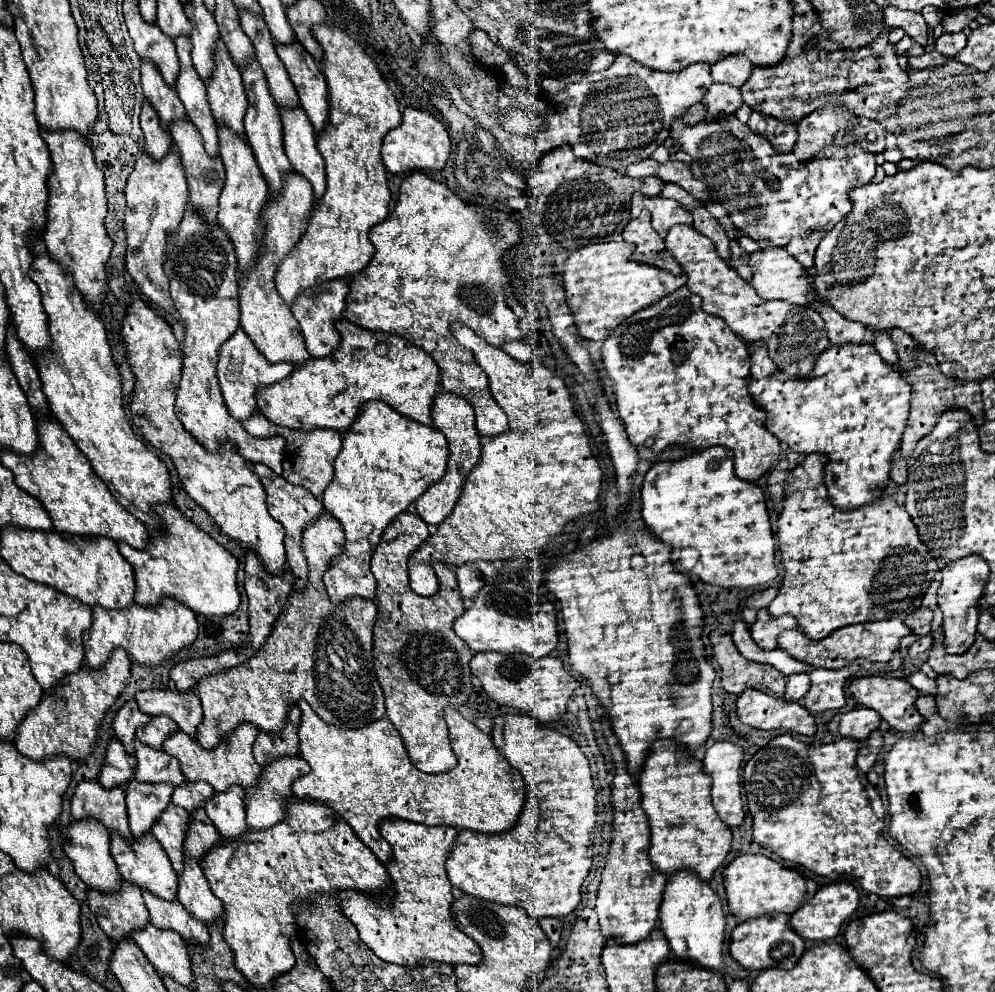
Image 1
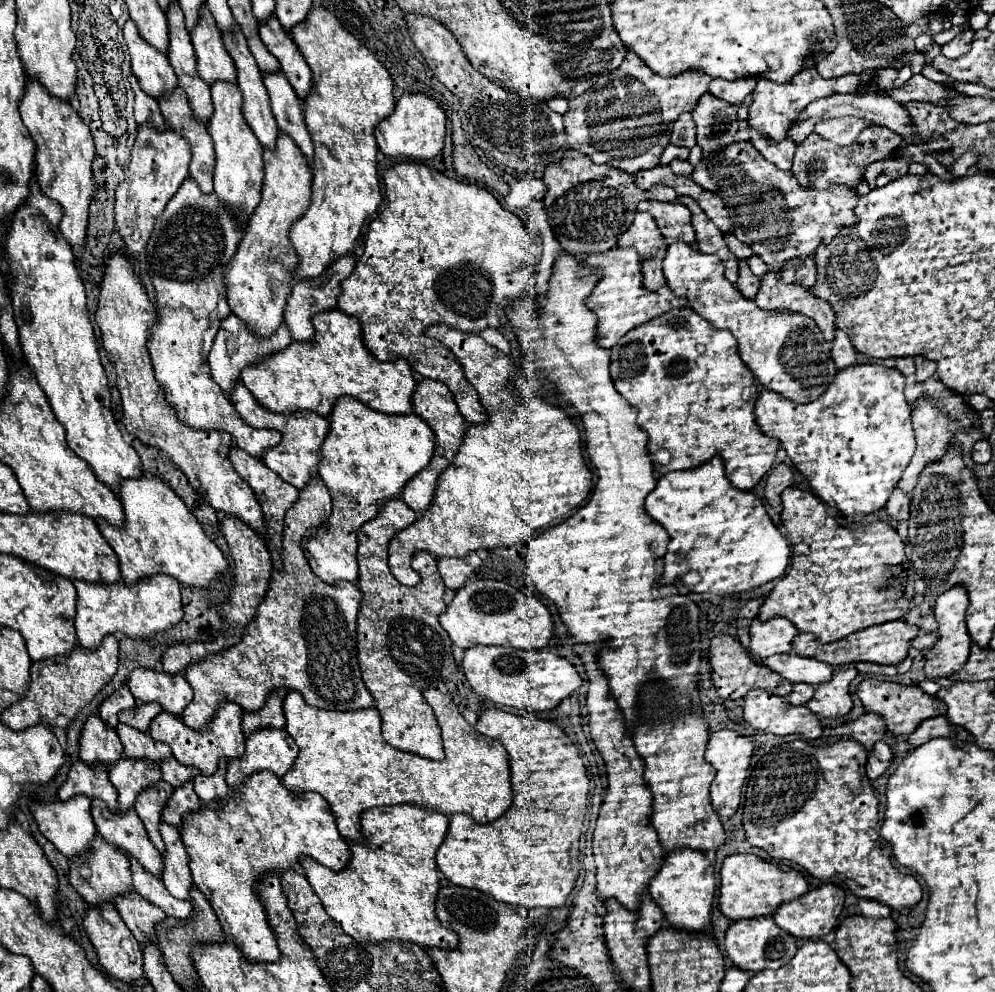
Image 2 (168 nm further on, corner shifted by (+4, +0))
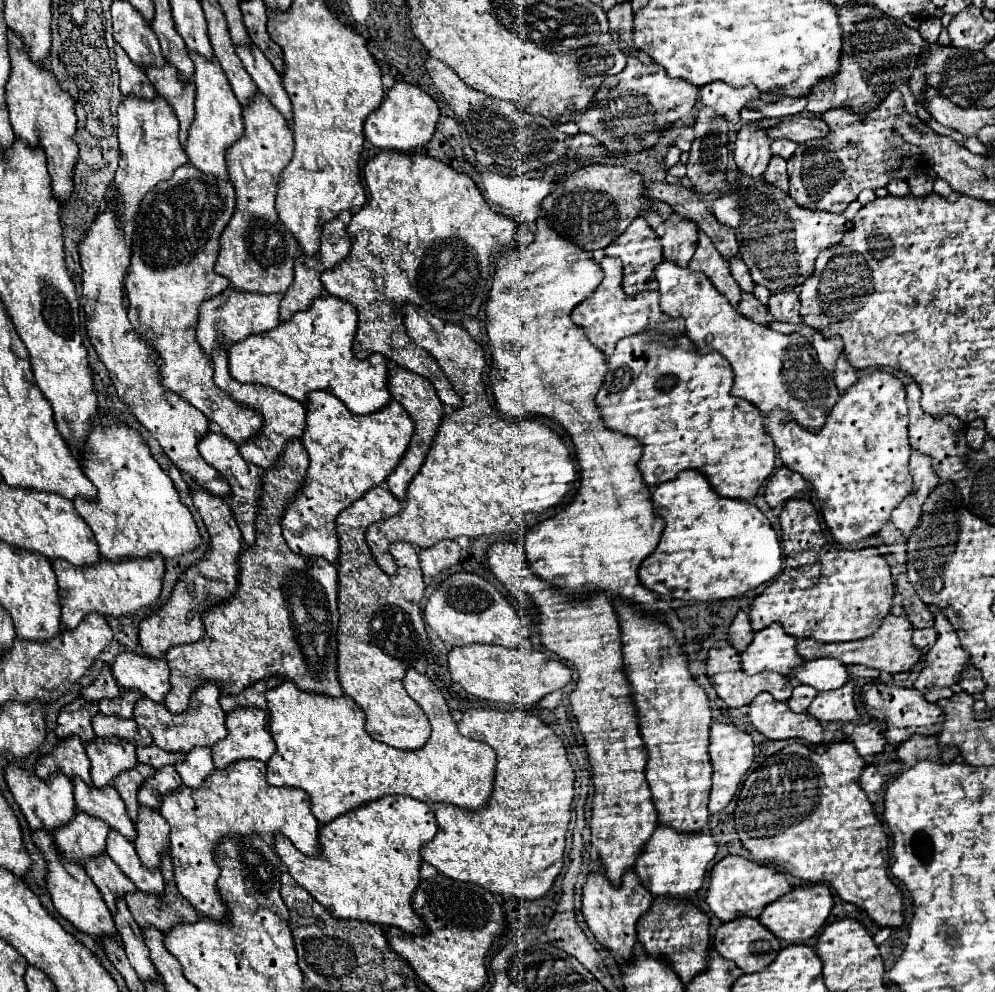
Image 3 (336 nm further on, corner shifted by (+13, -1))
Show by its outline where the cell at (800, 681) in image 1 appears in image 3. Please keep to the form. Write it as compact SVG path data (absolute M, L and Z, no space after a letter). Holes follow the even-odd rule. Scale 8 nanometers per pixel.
M798 685L794 687L792 697L786 701L786 705L794 711L794 713L804 713L808 709L808 703L812 703L812 699L816 697L816 689L814 687L806 687L806 685Z

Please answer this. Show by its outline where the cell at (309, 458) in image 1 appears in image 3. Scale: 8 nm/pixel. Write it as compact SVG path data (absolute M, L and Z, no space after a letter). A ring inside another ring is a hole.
M224 349L216 351L216 355L212 357L212 363L214 363L214 383L216 383L216 387L222 389L224 393L228 393L242 407L258 411L262 415L262 419L264 419L264 427L260 431L260 437L256 437L254 441L238 447L240 455L246 461L250 461L250 463L254 463L254 465L258 465L262 469L272 469L272 465L276 465L276 461L282 457L284 447L294 439L302 439L302 435L304 435L302 431L306 429L306 407L302 403L298 403L296 399L290 399L284 393L276 393L270 387L244 385L244 383L234 381L230 377L230 373L228 373L228 359L226 359L226 351Z

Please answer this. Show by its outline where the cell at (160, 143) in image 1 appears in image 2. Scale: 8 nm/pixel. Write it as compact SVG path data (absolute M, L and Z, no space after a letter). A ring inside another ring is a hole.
M129 74L129 82L131 82L131 90L133 90L133 94L135 94L135 120L137 120L139 124L143 124L143 122L153 122L155 128L165 130L165 118L161 116L157 98L147 96L147 94L143 92L143 88L139 86L135 74Z

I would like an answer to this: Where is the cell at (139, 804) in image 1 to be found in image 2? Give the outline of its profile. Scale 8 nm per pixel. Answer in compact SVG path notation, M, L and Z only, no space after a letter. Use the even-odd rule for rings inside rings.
M121 758L109 766L109 780L117 790L119 810L127 812L143 788L161 780L161 768L153 760Z

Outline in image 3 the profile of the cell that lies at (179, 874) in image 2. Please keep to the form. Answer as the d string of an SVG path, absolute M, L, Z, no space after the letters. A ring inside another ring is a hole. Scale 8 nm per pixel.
M140 807L136 831L138 831L138 837L134 845L136 845L136 853L140 861L150 871L160 871L162 855L168 849L168 833L170 833L168 823L158 811Z

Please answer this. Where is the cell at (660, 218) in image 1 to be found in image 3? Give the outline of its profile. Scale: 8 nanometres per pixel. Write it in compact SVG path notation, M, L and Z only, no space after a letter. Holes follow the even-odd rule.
M652 209L640 215L660 237L664 247L664 257L686 267L698 245L696 225L692 225L692 221L684 221L684 217L676 217L676 213L672 213L666 221L662 221L660 213Z

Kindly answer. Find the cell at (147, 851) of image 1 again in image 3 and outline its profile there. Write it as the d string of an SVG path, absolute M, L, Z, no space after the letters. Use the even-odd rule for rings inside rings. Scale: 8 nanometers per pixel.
M78 777L72 783L74 783L76 807L82 813L104 821L106 825L110 825L110 829L118 831L120 835L124 835L130 841L136 839L136 827L130 821L130 817L124 809L124 801L120 801L120 795L116 793L114 787L108 787L108 789L88 787Z

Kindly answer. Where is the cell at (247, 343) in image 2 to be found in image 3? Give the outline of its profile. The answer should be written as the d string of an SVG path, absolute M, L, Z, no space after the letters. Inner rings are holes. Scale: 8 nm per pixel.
M232 287L224 289L218 297L204 301L200 307L200 321L196 329L196 337L200 343L200 349L212 357L218 349L228 349L230 345L244 341L250 335L266 333L280 325L280 301L282 295L260 295L260 293L240 293Z

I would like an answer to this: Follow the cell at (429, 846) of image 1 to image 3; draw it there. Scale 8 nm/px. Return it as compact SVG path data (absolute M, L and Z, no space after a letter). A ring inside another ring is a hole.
M388 795L380 801L372 801L364 807L352 809L332 823L320 829L320 845L322 853L318 857L302 855L286 837L276 837L276 853L288 865L288 873L296 879L300 887L304 887L332 917L336 919L354 919L362 923L374 923L380 927L398 927L412 935L426 935L428 927L412 909L412 895L420 883L420 849L434 839L438 825L434 821L434 813L430 805L420 803L412 797Z

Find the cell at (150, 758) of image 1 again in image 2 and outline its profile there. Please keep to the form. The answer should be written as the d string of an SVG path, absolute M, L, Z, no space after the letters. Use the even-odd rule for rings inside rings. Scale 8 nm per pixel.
M123 722L115 726L115 732L123 744L123 758L151 758L159 764L163 758L171 756L171 748L153 740L149 732L139 732L131 726L125 726Z

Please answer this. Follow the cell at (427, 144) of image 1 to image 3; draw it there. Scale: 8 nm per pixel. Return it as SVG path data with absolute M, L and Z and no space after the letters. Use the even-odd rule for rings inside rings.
M396 83L386 93L386 99L382 101L382 105L366 117L364 133L366 133L366 139L378 149L410 153L418 147L424 147L432 139L438 117L440 117L440 109L428 93L408 83Z

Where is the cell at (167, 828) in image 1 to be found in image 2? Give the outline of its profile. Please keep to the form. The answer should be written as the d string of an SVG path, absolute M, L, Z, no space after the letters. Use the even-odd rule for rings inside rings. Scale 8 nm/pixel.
M159 780L157 784L141 790L135 800L135 812L143 820L149 840L161 854L165 852L165 844L159 834L159 822L161 822L161 810L165 808L165 802L171 796L171 792L173 792L173 786L167 784L165 780Z

